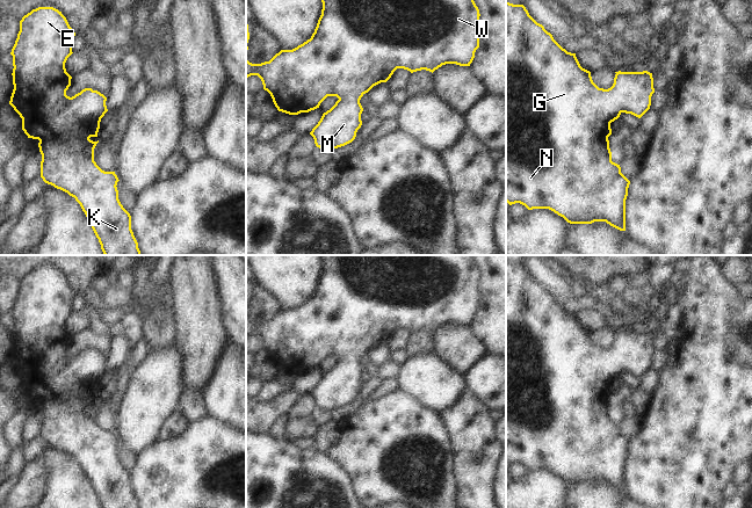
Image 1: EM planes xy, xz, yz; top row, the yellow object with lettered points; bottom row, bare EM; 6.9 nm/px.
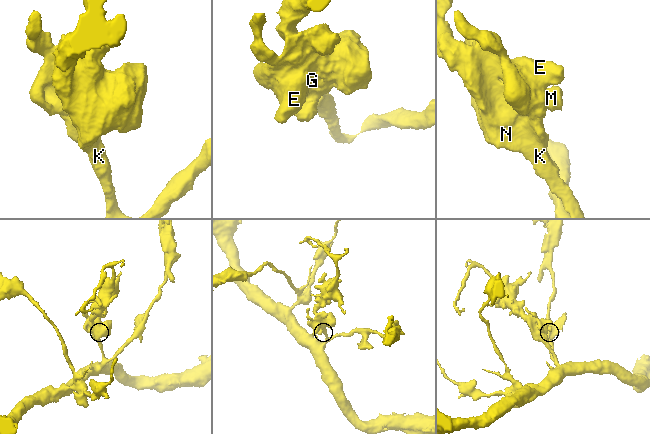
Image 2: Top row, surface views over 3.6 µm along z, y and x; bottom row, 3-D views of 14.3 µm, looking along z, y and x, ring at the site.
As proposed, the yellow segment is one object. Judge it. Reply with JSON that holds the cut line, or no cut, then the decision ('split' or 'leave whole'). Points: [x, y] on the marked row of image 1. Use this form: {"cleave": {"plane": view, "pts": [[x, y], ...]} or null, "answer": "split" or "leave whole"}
{"cleave": null, "answer": "leave whole"}

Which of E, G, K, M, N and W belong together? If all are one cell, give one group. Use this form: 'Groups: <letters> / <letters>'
Groups: E G K M N W.

